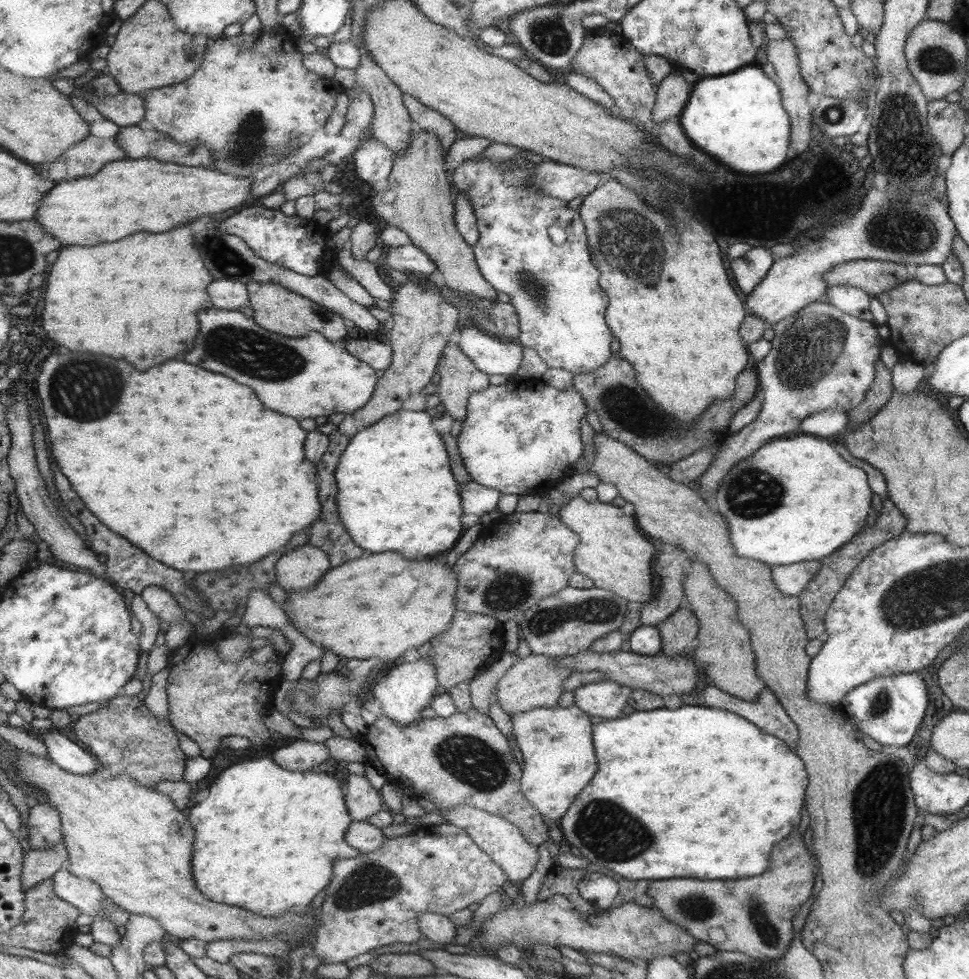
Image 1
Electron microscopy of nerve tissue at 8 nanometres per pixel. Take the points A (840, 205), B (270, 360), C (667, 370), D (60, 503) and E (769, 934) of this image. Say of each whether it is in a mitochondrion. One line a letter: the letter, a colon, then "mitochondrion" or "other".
A: other
B: mitochondrion
C: other
D: other
E: mitochondrion

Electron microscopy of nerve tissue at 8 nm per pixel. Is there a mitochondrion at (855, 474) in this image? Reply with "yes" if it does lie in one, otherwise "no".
no

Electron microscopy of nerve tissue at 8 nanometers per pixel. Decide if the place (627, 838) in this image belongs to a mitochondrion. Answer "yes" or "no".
yes

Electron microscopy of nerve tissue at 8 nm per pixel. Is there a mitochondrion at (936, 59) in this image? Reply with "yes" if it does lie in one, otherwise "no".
yes

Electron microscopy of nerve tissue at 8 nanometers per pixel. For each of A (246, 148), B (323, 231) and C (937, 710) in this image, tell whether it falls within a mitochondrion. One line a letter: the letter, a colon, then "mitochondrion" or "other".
A: mitochondrion
B: other
C: other

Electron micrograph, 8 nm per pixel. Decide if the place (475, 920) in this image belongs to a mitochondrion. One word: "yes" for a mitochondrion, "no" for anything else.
no

